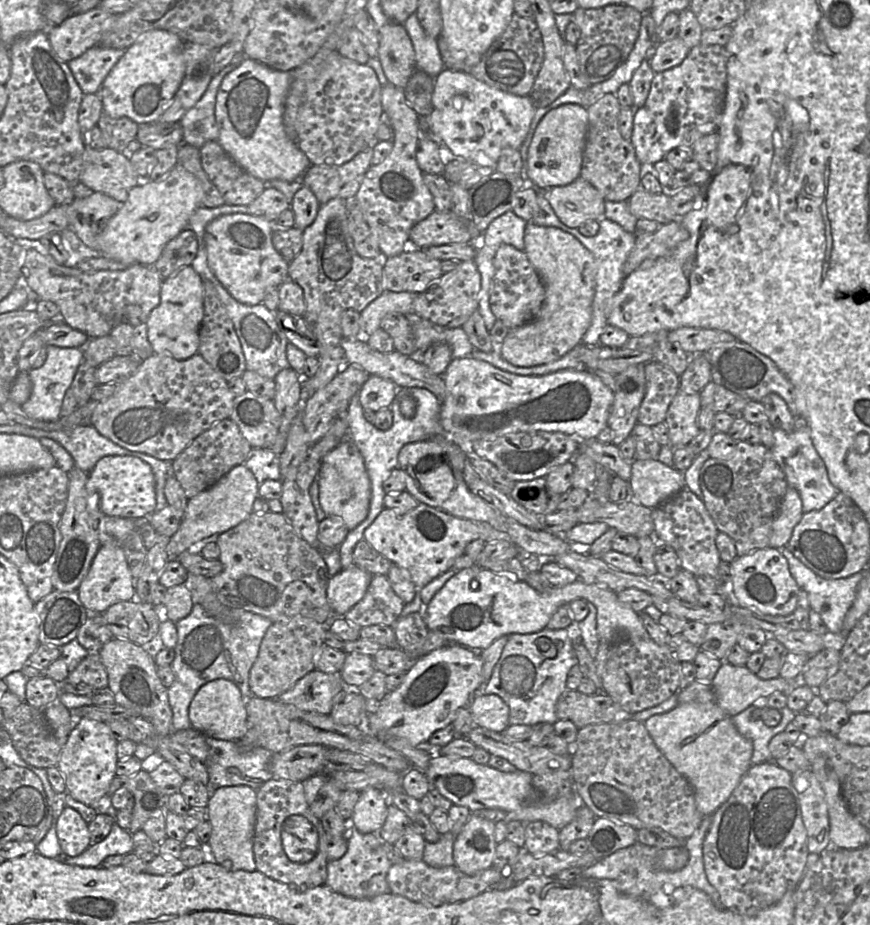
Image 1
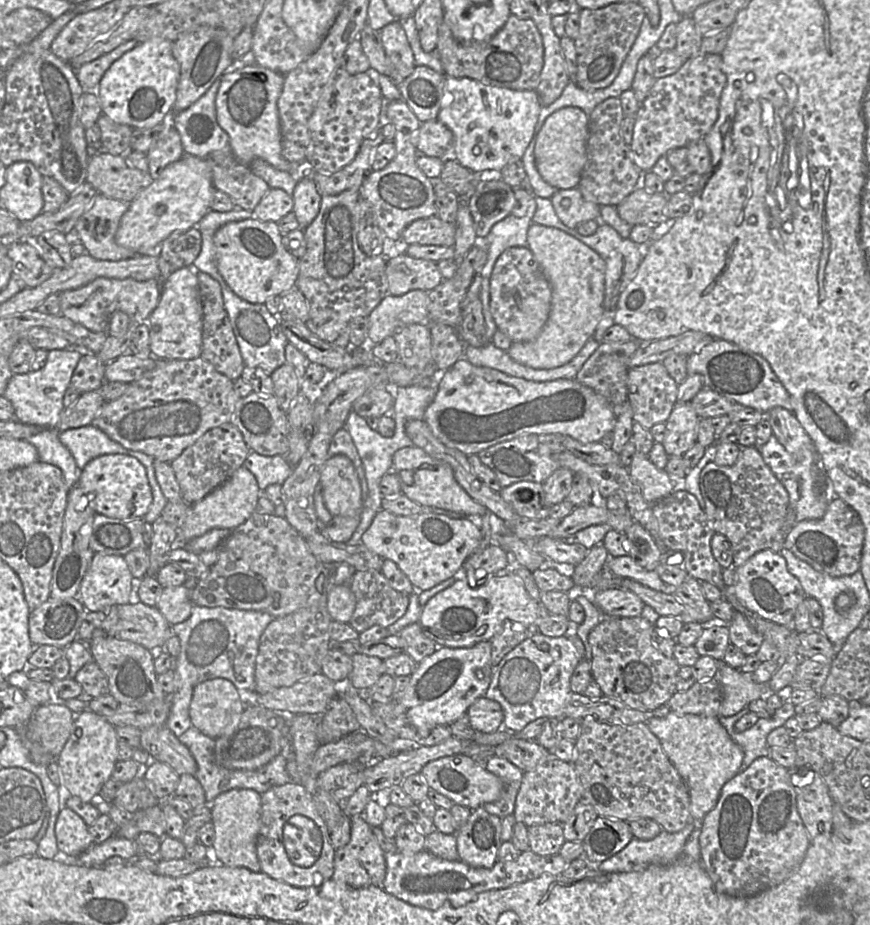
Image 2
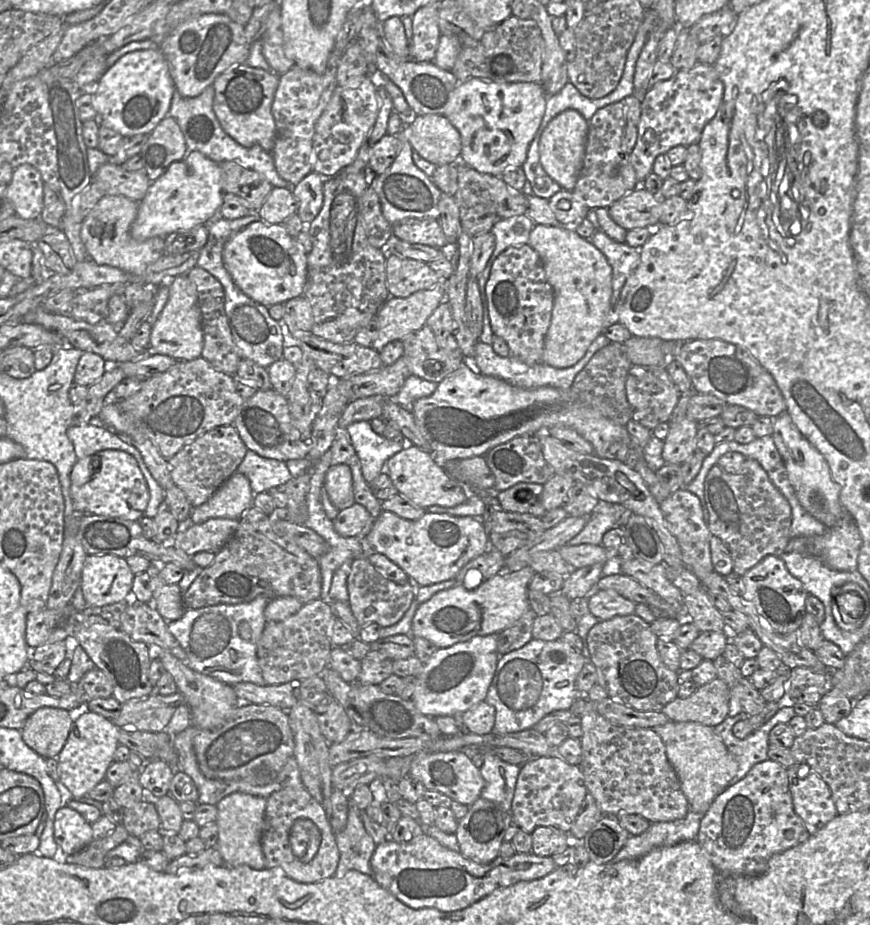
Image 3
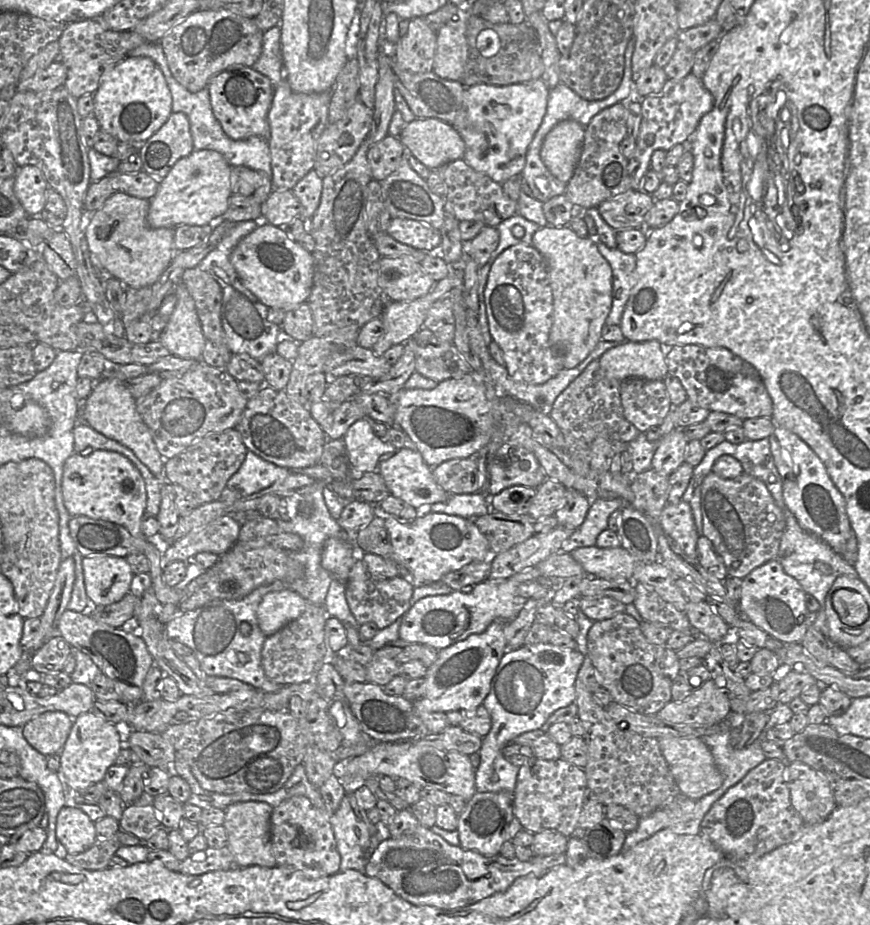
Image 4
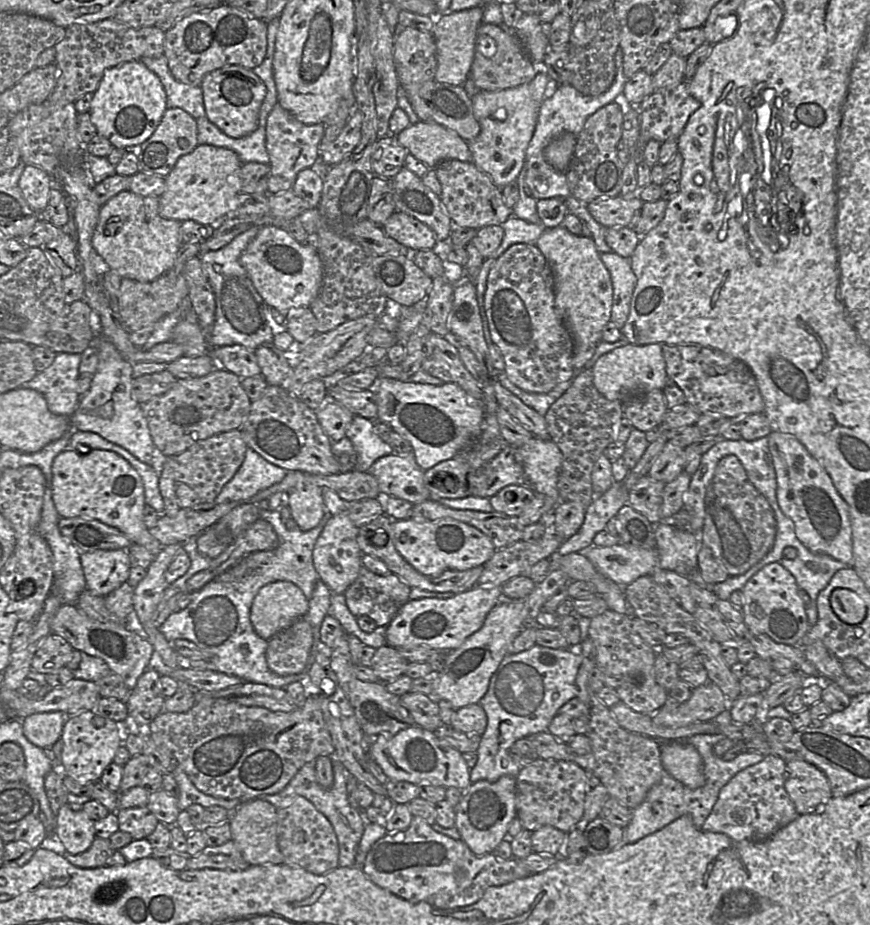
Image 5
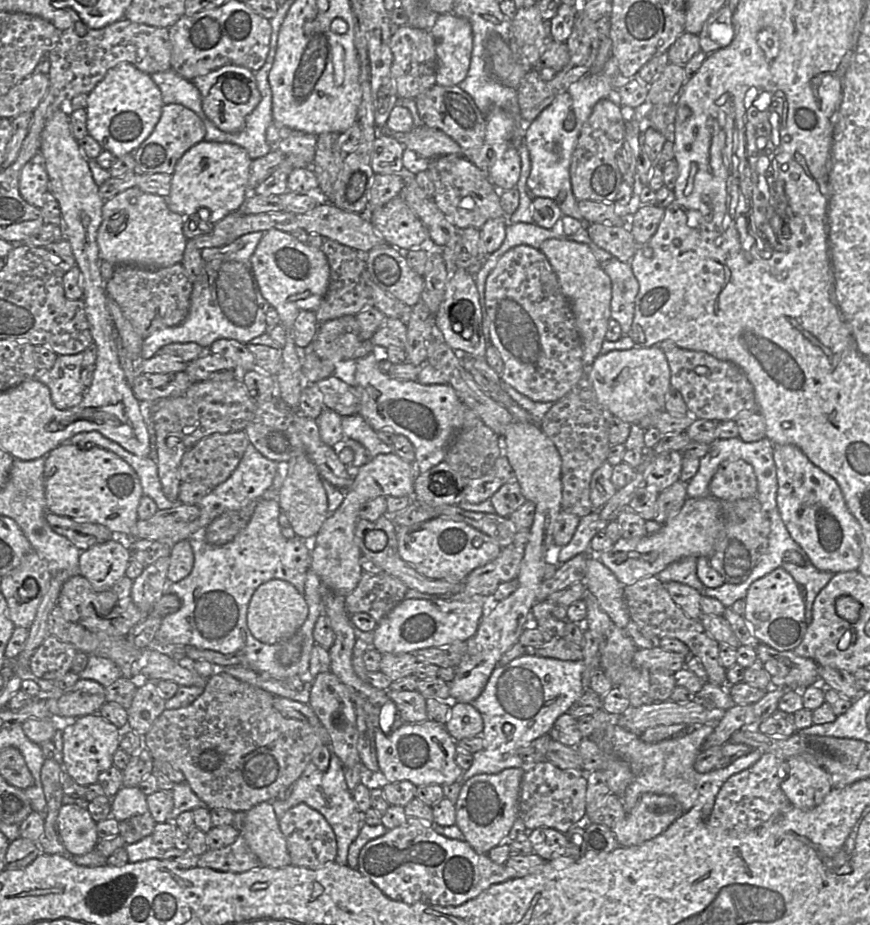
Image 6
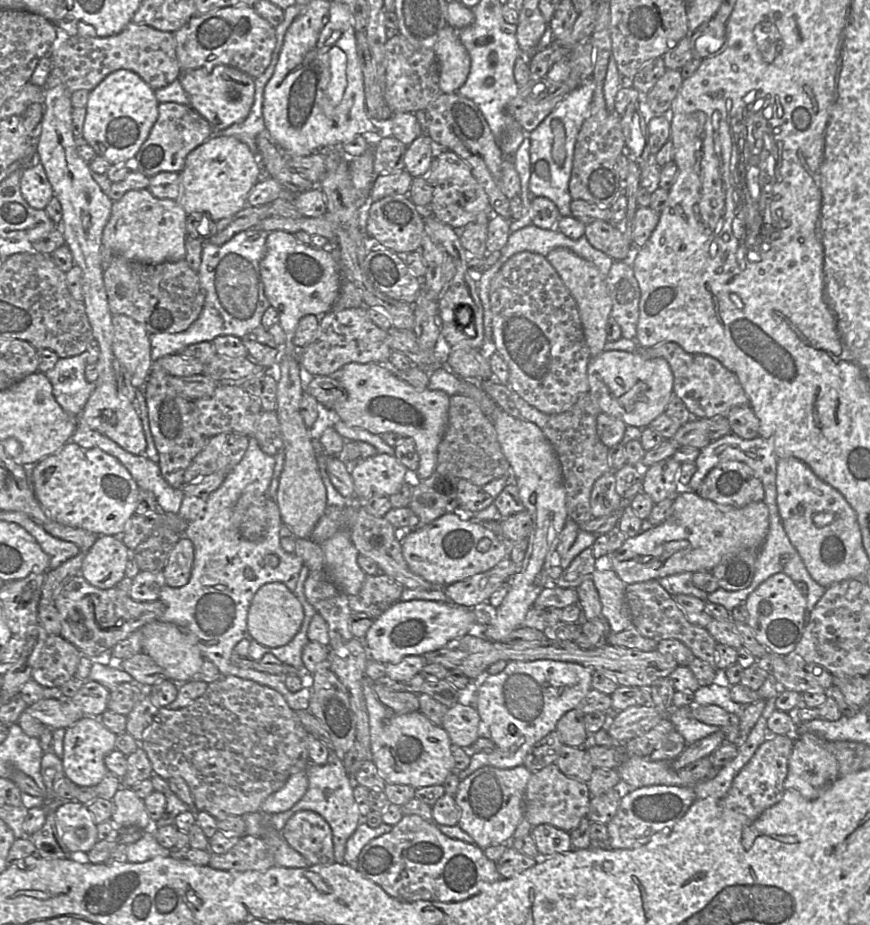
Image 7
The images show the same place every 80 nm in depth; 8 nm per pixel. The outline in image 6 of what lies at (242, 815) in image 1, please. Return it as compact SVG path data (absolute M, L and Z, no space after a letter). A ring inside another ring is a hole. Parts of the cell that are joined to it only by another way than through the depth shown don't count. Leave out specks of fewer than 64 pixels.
M261 802L246 812L240 835L245 838L249 848L258 857L262 866L284 867L291 864L286 839L281 832L279 819L271 802Z

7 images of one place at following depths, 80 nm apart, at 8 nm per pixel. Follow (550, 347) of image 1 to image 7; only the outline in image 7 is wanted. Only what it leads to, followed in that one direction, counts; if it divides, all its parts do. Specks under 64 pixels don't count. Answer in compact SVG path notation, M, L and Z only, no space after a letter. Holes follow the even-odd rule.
M557 247L546 256L550 264L555 268L565 286L575 299L584 331L586 343L591 357L595 357L604 351L607 340L606 324L612 311L612 299L604 277L596 266L579 257L565 247Z

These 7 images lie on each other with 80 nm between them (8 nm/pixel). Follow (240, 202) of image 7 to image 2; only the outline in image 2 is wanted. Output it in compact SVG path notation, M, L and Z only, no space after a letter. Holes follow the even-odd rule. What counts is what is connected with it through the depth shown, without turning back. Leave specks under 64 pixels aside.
M184 154L130 202L116 231L116 243L138 255L159 258L159 246L170 234L189 230L212 211L213 189L212 171L206 159Z

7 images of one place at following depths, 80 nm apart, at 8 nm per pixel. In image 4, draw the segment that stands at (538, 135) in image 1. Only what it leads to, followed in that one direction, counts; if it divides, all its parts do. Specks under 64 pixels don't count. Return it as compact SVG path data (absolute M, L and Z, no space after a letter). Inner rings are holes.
M563 120L546 135L541 159L550 173L568 184L577 166L585 127L574 120Z

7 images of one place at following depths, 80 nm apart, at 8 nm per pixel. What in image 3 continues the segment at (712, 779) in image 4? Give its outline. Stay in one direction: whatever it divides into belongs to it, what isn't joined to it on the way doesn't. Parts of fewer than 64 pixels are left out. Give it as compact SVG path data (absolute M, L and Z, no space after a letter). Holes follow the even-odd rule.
M669 720L653 730L663 741L667 759L679 778L689 810L705 814L715 797L732 784L738 770L738 762L711 726L693 721Z

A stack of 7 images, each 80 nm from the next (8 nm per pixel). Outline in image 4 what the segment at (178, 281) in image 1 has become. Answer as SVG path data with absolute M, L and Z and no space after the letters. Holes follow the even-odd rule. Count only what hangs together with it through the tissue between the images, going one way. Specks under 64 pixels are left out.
M181 281L175 286L177 302L159 341L171 355L200 360L205 347L195 302Z

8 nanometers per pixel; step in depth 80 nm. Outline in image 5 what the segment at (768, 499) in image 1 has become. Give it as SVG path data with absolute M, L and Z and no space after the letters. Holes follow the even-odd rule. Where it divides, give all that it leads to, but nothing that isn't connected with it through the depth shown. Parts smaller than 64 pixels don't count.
M747 480L741 484L712 482L705 498L702 545L707 546L730 577L746 573L773 547L777 521L767 499Z

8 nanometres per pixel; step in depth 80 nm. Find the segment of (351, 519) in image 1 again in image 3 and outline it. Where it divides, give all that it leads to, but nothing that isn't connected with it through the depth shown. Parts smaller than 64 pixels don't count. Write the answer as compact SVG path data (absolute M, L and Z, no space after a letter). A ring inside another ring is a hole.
M346 464L331 465L326 473L324 488L330 501L339 510L355 503L351 469Z

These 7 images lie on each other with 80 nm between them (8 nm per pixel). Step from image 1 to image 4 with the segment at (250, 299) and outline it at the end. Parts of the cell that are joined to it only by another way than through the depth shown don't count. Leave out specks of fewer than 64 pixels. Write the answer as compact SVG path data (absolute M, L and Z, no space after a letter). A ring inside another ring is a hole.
M269 223L257 227L237 244L230 262L242 284L268 308L286 312L307 302L313 285L313 256L281 228Z

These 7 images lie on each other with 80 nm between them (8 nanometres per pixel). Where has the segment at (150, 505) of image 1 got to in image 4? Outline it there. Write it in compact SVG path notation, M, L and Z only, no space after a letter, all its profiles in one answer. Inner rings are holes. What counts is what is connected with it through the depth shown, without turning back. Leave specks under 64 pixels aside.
M93 450L89 455L73 453L64 463L62 476L64 505L71 515L101 519L125 527L132 536L143 537L141 520L146 508L145 482L136 466L124 455L110 450Z

